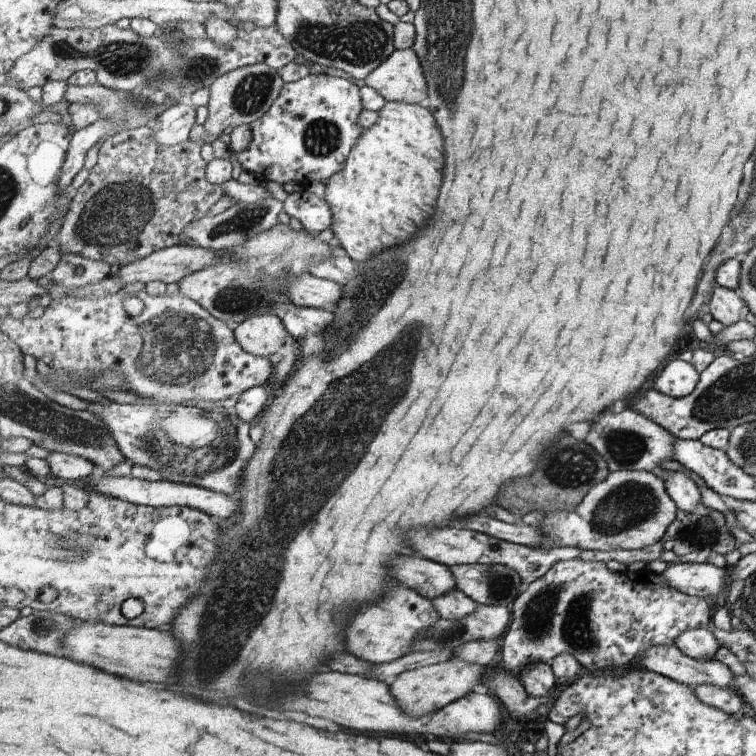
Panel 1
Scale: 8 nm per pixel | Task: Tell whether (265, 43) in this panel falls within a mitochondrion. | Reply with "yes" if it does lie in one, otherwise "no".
no

